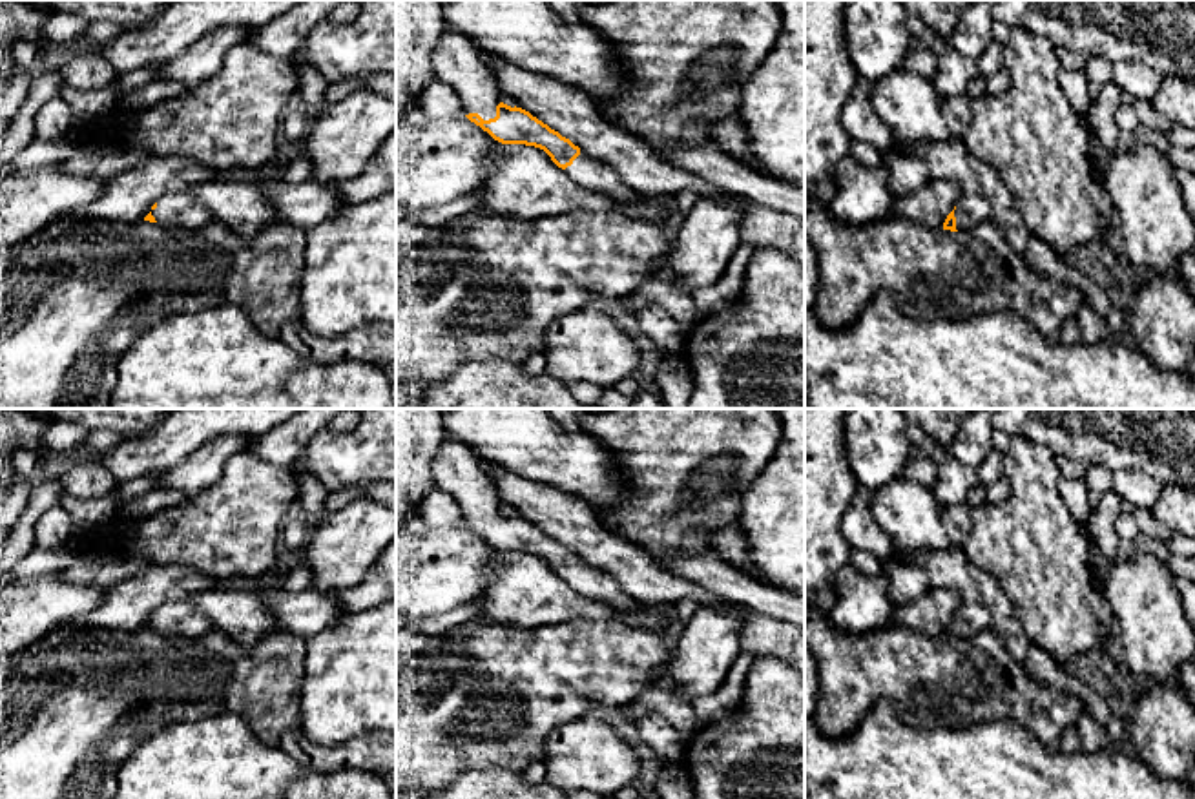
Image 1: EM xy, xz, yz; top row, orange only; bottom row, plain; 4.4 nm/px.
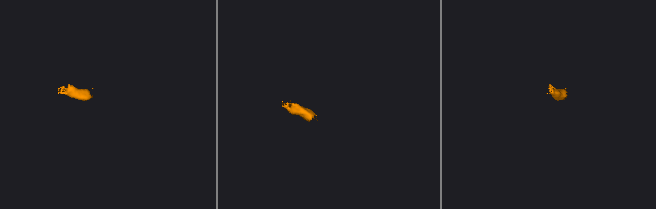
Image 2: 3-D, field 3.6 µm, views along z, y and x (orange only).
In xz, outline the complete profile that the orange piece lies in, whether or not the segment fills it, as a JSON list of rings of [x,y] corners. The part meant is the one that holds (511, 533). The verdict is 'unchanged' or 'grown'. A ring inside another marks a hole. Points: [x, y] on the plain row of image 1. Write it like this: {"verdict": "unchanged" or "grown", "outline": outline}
{"verdict": "grown", "outline": [[[447,438],[432,465],[436,487],[451,494],[465,525],[502,553],[525,553],[544,558],[575,591],[613,609],[637,609],[629,597],[606,571],[589,566],[569,547],[551,538],[522,516],[502,511],[502,498],[487,476],[487,463],[463,443]]]}

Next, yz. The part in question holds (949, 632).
{"verdict": "grown", "outline": [[[963,602],[947,624],[943,638],[971,640],[987,629],[992,629],[989,609],[980,602]]]}

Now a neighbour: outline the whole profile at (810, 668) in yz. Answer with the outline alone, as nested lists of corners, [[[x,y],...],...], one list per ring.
[[[805,646],[805,719],[812,719],[817,706],[817,664],[812,651]]]

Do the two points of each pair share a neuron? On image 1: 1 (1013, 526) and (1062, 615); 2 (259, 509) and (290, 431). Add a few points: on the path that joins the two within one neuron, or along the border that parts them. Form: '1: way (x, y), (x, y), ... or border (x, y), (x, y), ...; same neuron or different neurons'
1: way (1033, 548), (1053, 593); same neuron
2: border (249, 449), (263, 460), (289, 469); different neurons

